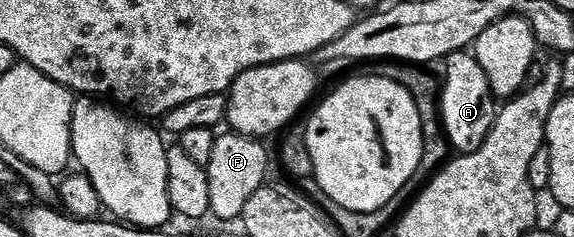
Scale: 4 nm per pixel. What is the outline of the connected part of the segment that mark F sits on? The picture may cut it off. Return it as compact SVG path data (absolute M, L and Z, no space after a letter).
M227 131L227 134L216 136L215 146L213 147L213 159L205 168L209 175L209 203L211 213L221 219L233 219L243 216L245 203L249 203L249 198L259 189L264 188L267 177L267 149L262 140L254 137L242 137L240 133Z

